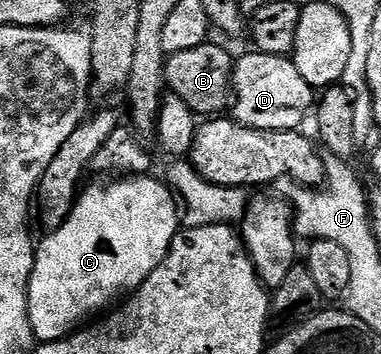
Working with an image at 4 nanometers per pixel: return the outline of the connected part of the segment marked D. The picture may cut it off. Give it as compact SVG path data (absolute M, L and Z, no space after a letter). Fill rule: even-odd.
M253 53L239 58L232 76L232 118L253 131L296 131L316 103L315 88L300 77L293 58Z

